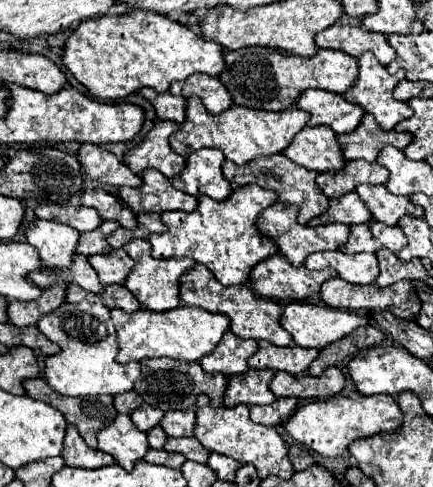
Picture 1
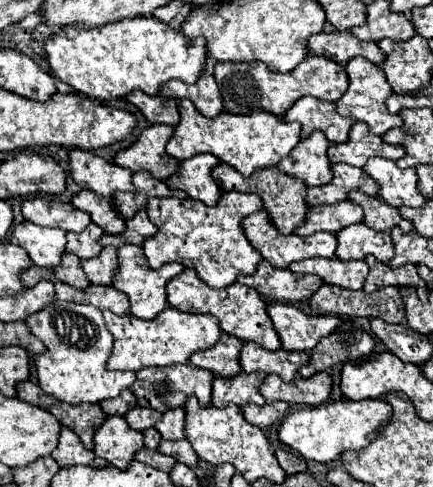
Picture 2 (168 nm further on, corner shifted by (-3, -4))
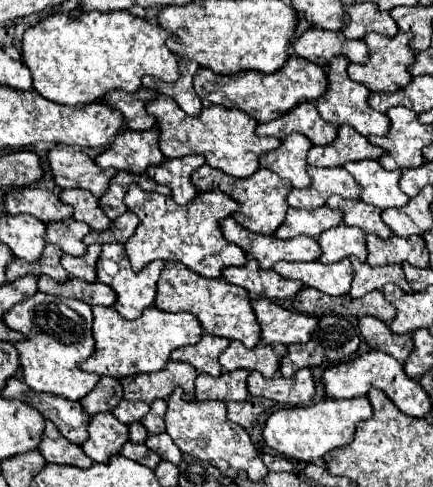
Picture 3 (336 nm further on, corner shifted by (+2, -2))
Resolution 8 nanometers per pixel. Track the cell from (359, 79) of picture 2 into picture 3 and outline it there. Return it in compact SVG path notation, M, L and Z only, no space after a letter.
M338 55L330 61L330 65L328 65L328 89L320 99L316 99L316 107L320 111L320 117L328 123L334 123L334 125L350 125L358 133L362 133L364 137L368 137L368 135L386 135L386 131L390 127L388 117L384 113L372 111L368 107L366 99L368 99L370 91L362 83L352 81L346 73L346 67L348 67L348 59L344 55Z

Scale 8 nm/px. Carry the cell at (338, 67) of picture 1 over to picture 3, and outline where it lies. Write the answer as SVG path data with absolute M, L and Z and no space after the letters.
M290 57L286 65L272 75L264 75L258 71L246 71L238 75L216 75L208 69L198 69L198 73L194 75L194 89L202 103L214 103L228 109L242 109L258 123L278 119L280 115L288 113L304 101L316 101L326 91L326 87L326 71L302 57Z

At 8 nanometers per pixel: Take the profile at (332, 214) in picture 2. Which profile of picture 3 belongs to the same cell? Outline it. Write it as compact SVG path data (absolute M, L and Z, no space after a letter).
M318 207L312 211L288 209L286 219L274 231L274 235L278 239L292 239L298 235L318 237L326 229L338 227L340 223L342 223L342 211L338 211L338 209L328 209L328 207Z

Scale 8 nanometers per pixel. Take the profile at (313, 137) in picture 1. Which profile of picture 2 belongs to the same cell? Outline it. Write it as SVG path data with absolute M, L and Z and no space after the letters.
M313 131L307 139L301 139L297 147L285 157L277 167L293 177L299 177L305 181L305 185L325 185L333 179L331 163L327 159L329 141L323 137L323 133Z

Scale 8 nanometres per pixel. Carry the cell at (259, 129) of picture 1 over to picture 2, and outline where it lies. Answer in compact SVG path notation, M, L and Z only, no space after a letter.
M181 99L179 113L181 123L175 127L175 133L167 143L167 153L177 161L191 159L199 153L213 153L223 163L235 167L243 177L249 177L255 169L277 165L301 139L301 125L295 125L295 121L287 123L281 117L265 111L251 115L219 113L217 117L209 119L203 117L189 99Z

